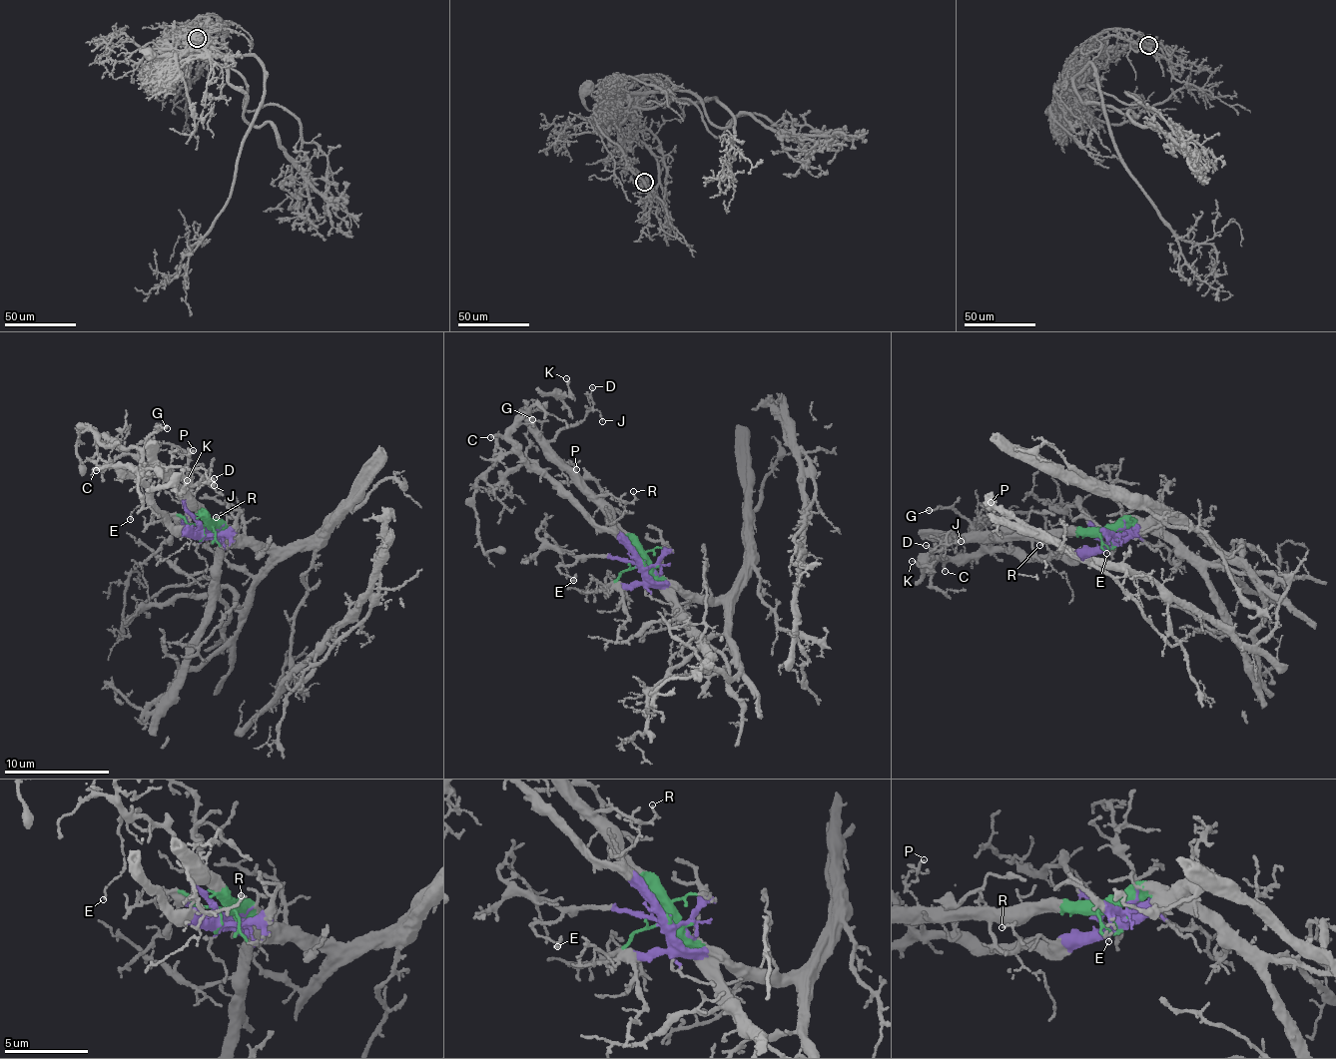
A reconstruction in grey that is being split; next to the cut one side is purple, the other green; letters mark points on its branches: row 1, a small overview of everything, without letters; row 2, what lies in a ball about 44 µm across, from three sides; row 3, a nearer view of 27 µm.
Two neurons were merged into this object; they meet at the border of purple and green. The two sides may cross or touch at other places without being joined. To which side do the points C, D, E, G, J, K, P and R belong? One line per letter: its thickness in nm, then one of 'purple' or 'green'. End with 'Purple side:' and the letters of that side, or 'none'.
C: calibre 190 nm; purple
D: calibre 70 nm; green
E: calibre 100 nm; purple
G: calibre 150 nm; purple
J: calibre 120 nm; green
K: calibre 150 nm; purple
P: calibre 110 nm; green
R: calibre 130 nm; green
Purple side: C, E, G, K

